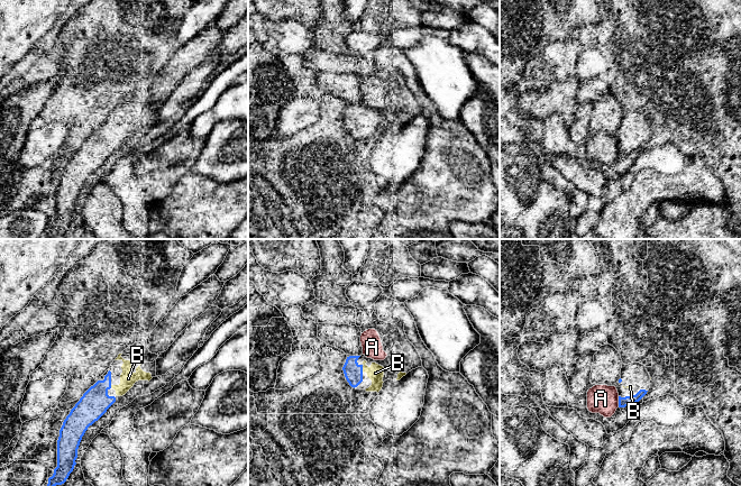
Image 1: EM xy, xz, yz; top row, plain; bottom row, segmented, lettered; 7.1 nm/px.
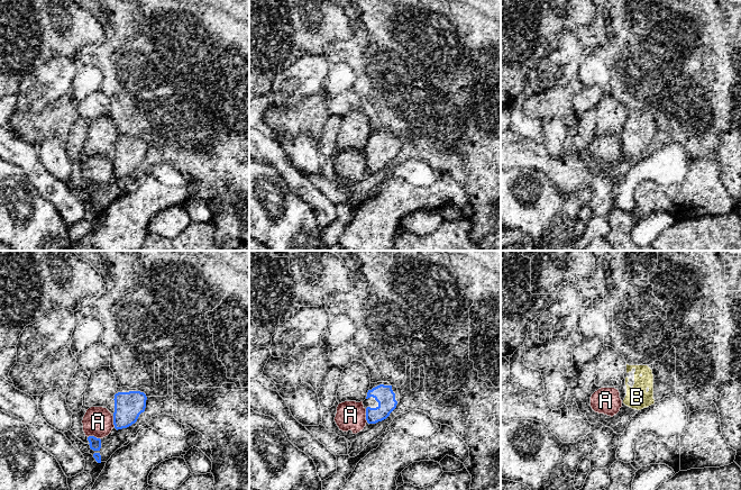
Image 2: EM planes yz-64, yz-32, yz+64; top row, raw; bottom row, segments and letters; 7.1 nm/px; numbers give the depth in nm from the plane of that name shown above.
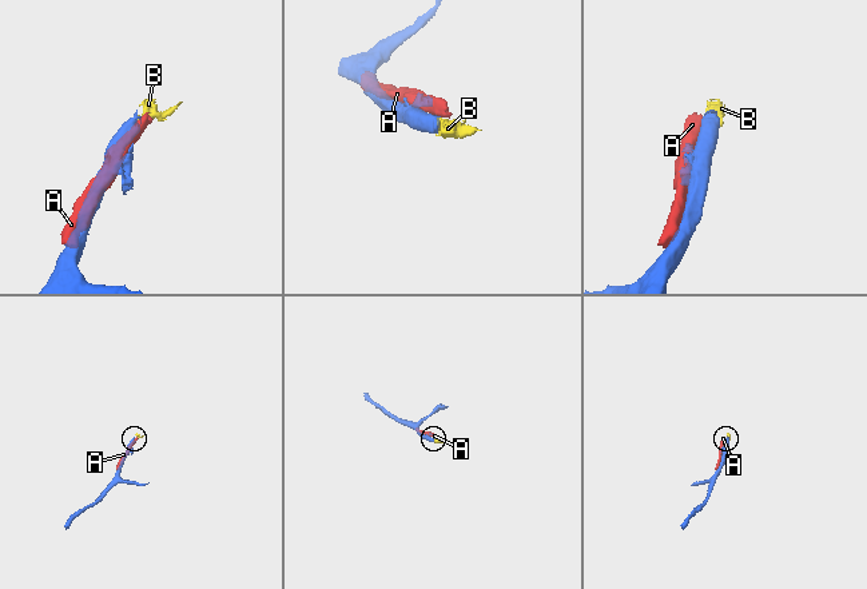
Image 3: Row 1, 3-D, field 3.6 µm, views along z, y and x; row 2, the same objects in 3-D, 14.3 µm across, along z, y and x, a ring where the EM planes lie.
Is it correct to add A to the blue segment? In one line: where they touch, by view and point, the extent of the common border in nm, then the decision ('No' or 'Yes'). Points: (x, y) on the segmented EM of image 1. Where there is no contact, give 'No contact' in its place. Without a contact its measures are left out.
Touches blue at yz (619, 402). Shared border 80 nm. No

